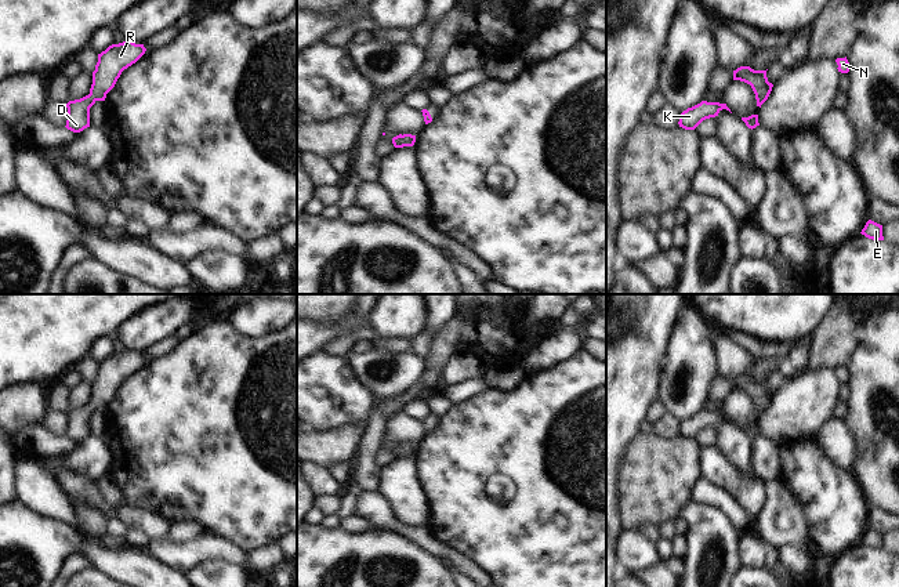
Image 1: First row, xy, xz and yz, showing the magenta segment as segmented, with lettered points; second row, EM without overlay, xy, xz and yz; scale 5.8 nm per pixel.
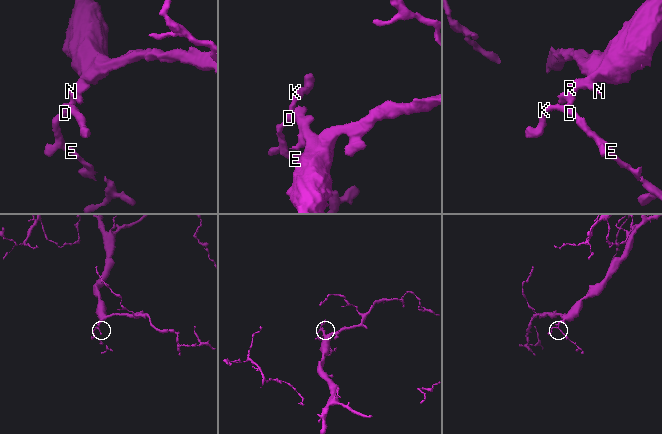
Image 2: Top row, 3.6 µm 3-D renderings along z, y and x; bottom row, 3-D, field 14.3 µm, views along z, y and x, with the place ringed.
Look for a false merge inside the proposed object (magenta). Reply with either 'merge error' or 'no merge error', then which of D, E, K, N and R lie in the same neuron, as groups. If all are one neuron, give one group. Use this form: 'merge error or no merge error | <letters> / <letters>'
no merge error | D E K N R

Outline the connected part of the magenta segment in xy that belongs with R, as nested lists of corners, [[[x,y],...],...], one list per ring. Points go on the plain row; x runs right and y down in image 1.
[[[123,351],[112,354],[98,363],[90,403],[66,413],[68,430],[65,436],[73,442],[90,436],[90,417],[97,410],[105,410],[106,403],[115,396],[122,381],[135,373],[145,360],[144,354]]]

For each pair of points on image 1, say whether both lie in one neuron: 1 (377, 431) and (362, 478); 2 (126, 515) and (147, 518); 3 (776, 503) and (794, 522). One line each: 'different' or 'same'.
1: same
2: same
3: same

